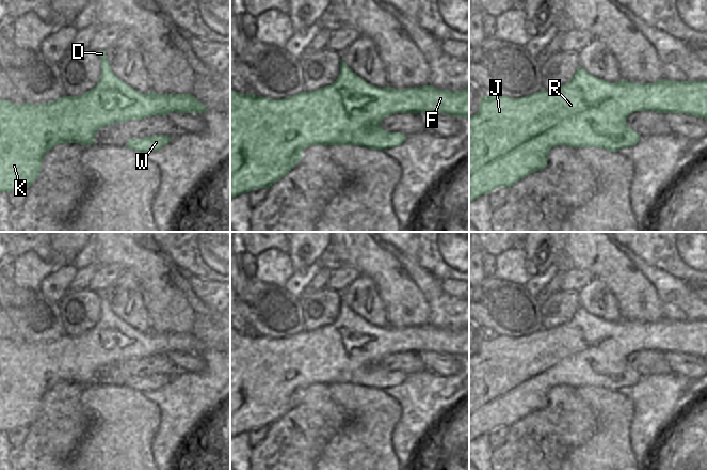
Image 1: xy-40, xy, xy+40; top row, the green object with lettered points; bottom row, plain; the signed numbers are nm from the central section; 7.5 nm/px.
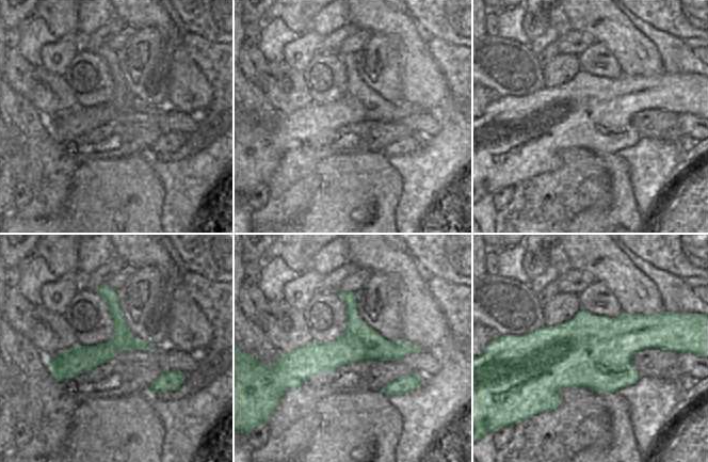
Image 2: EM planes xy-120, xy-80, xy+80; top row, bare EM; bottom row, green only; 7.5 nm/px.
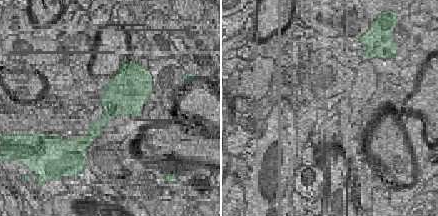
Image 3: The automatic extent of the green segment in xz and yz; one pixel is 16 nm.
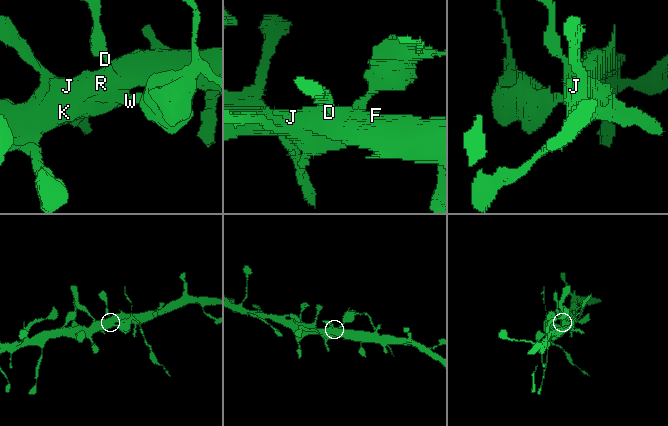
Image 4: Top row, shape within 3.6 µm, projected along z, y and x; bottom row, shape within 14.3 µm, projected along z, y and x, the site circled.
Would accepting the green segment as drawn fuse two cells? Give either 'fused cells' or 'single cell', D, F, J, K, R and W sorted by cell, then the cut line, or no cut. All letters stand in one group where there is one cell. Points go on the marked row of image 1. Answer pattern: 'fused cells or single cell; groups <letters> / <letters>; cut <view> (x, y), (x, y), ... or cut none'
single cell; groups D F J K R W; cut none

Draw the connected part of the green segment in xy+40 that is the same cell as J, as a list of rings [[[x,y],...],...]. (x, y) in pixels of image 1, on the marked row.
[[[579,66],[567,83],[552,90],[542,90],[522,98],[482,96],[479,112],[469,117],[469,203],[497,188],[510,188],[527,175],[542,171],[547,166],[547,155],[552,147],[601,147],[617,152],[635,145],[641,136],[626,123],[626,119],[635,111],[685,113],[708,121],[708,81],[661,79],[655,83],[633,83],[622,79],[610,83]]]

